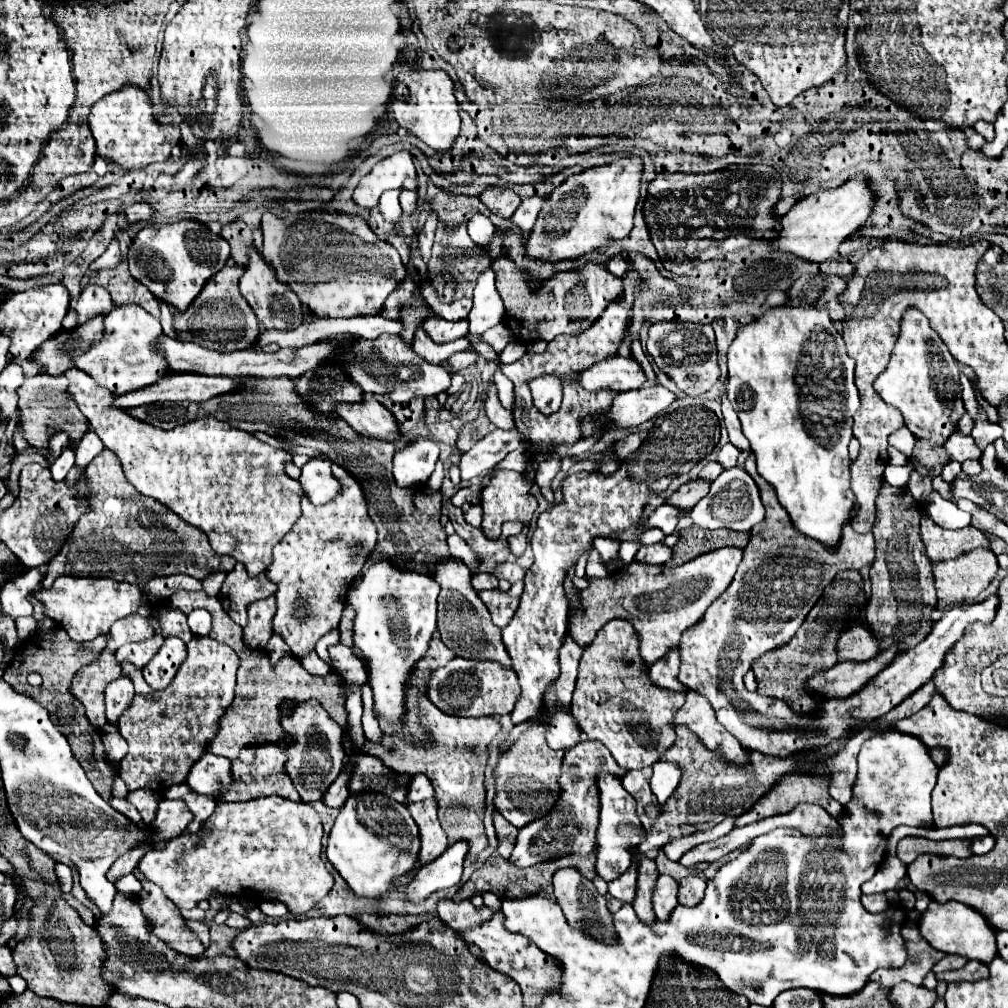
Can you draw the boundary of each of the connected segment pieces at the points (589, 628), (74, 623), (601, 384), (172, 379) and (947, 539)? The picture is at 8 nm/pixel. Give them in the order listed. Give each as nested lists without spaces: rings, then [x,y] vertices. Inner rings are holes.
[[[723,547],[675,569],[631,561],[627,567],[607,575],[605,579],[591,577],[589,587],[579,591],[581,607],[573,609],[567,619],[569,637],[579,647],[587,647],[593,641],[593,635],[597,635],[601,625],[609,619],[629,619],[641,635],[641,657],[645,657],[645,663],[653,665],[653,661],[679,645],[681,633],[695,625],[707,607],[729,587],[741,559],[743,549]]]
[[[61,575],[55,579],[51,589],[41,589],[35,593],[39,601],[45,605],[45,615],[51,617],[59,627],[67,631],[67,635],[73,641],[85,643],[93,641],[97,635],[109,633],[111,625],[131,613],[137,613],[137,609],[147,601],[147,595],[125,581],[113,581],[113,579],[93,579],[93,577],[71,577]]]
[[[613,357],[609,361],[601,361],[591,369],[581,373],[581,383],[589,391],[613,389],[613,391],[629,391],[639,389],[647,383],[647,373],[635,359]]]
[[[167,373],[157,383],[129,391],[125,395],[115,395],[113,405],[117,409],[129,409],[149,403],[165,401],[207,401],[213,395],[225,391],[235,391],[235,381],[229,377],[207,377],[197,373]]]
[[[921,511],[921,539],[931,563],[967,555],[977,547],[991,549],[991,543],[983,531],[975,527],[963,527],[957,531],[943,529],[925,511]]]

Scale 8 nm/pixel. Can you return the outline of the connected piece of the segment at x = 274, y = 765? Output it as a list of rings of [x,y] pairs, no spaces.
[[[263,743],[255,755],[255,761],[249,765],[239,759],[231,759],[231,763],[233,763],[233,775],[237,775],[237,787],[233,787],[233,791],[225,791],[225,795],[221,795],[219,801],[251,801],[267,795],[279,795],[295,802],[301,801],[293,787],[293,781],[289,775],[285,775],[285,755],[275,743]]]

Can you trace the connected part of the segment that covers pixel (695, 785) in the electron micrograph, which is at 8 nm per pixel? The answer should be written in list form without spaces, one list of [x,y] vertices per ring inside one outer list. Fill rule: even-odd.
[[[677,727],[675,733],[677,733],[675,747],[683,747],[685,771],[683,771],[683,779],[681,779],[679,787],[675,789],[671,799],[661,805],[661,813],[655,819],[645,813],[647,805],[655,803],[655,797],[649,789],[649,779],[651,779],[649,769],[645,767],[645,769],[629,771],[629,775],[623,781],[623,787],[637,799],[637,813],[639,813],[641,825],[647,829],[647,837],[649,837],[641,845],[641,849],[637,847],[637,857],[641,855],[641,857],[653,859],[657,855],[657,849],[663,847],[665,843],[669,843],[671,839],[681,837],[681,835],[691,835],[693,831],[711,829],[717,823],[721,823],[727,815],[745,813],[747,809],[751,809],[751,805],[761,795],[765,795],[775,785],[775,781],[783,773],[805,769],[803,763],[795,763],[793,759],[779,759],[779,757],[761,755],[761,753],[751,753],[753,767],[757,767],[757,775],[755,777],[745,775],[745,771],[733,771],[733,767],[725,767],[725,763],[721,763],[721,759],[717,759],[717,755],[713,755],[711,751],[705,751],[705,747],[701,747],[701,743],[697,743],[697,739],[693,739],[693,733],[685,731],[685,727]]]

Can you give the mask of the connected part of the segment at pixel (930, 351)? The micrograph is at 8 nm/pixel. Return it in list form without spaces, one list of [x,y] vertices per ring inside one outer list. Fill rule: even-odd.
[[[909,307],[903,313],[901,333],[891,353],[891,361],[881,377],[875,381],[875,389],[889,405],[901,411],[905,427],[917,439],[921,439],[915,443],[911,457],[917,471],[927,477],[939,475],[941,467],[949,461],[943,443],[955,433],[957,421],[963,415],[961,383],[957,361],[953,359],[937,331],[931,327],[929,319],[917,307]],[[931,451],[937,453],[935,461],[931,461]]]

